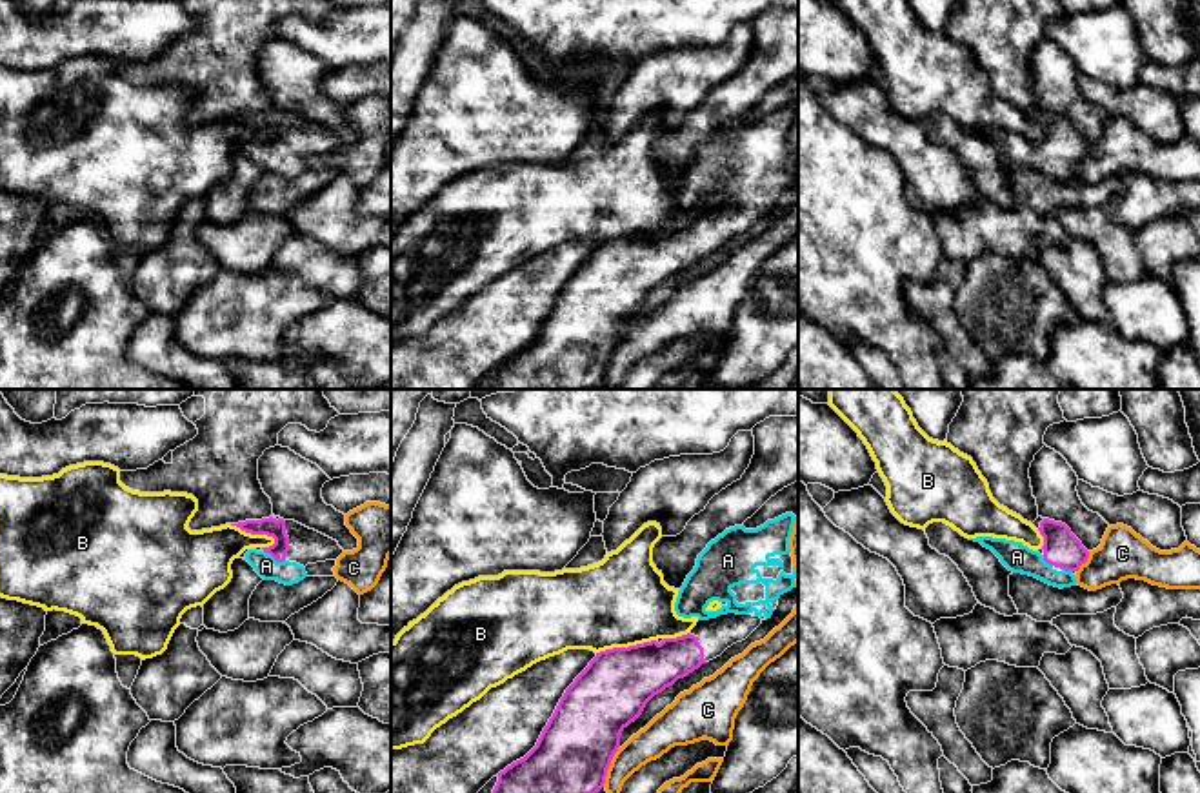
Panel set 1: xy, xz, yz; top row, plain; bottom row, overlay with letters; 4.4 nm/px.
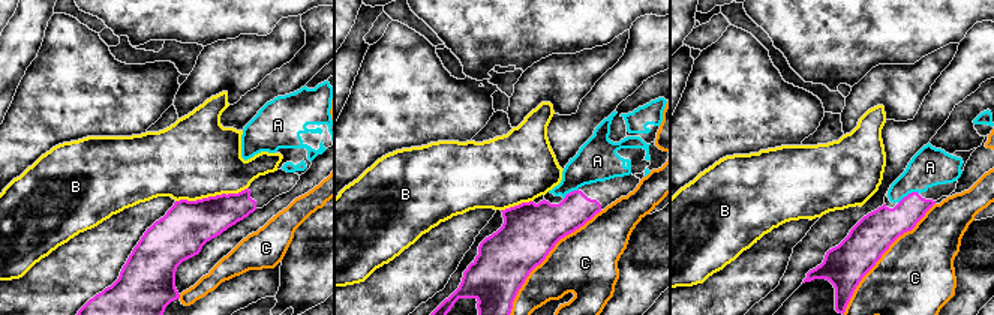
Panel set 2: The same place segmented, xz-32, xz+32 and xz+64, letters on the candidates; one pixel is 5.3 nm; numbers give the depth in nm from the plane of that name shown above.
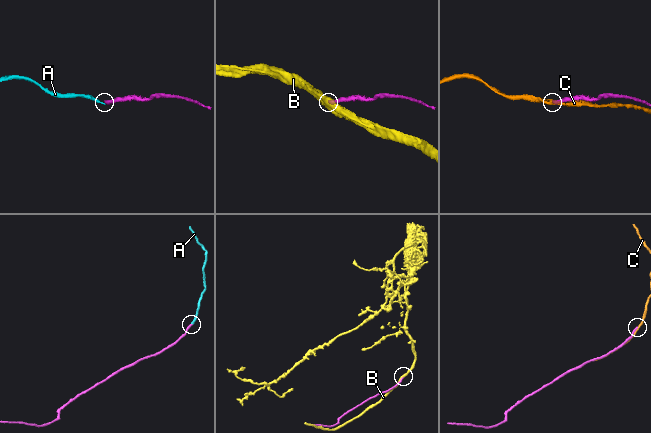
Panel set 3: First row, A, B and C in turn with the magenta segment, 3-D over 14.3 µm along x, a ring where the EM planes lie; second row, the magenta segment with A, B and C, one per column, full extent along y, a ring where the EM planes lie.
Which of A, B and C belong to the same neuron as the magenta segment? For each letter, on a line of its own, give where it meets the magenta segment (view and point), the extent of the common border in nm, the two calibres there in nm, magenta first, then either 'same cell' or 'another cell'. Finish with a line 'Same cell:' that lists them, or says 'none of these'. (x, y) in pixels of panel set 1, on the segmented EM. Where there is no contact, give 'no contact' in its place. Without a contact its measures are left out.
A: xy (275, 559) | 110 nm | 80/100 nm | same cell
B: xy (253, 533) | 220 nm | 80/240 nm | another cell
C: xz (610, 764) | 200 nm | 340/150 nm | another cell
Same cell: A

